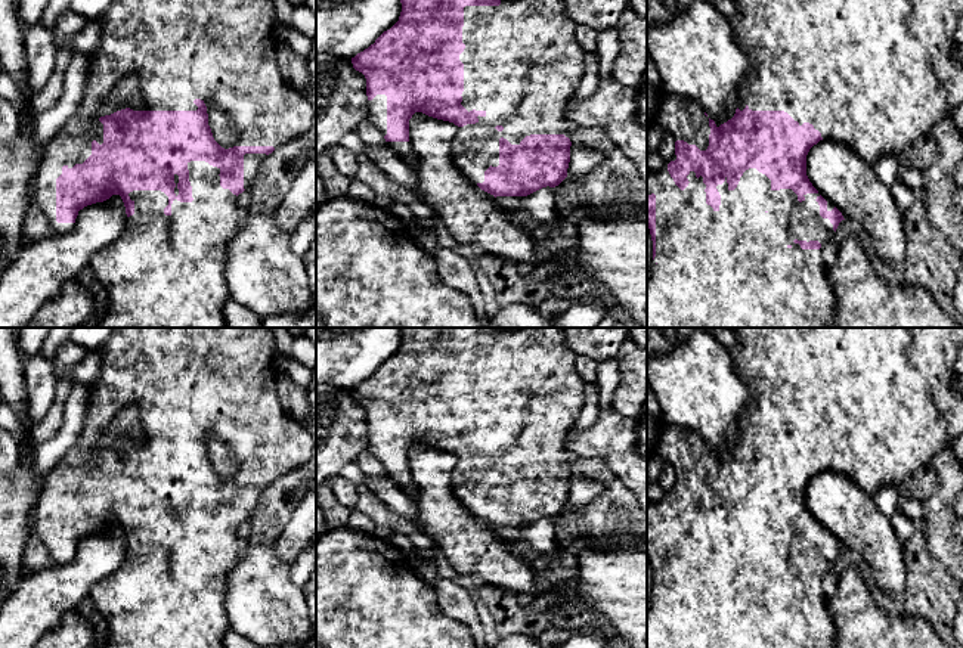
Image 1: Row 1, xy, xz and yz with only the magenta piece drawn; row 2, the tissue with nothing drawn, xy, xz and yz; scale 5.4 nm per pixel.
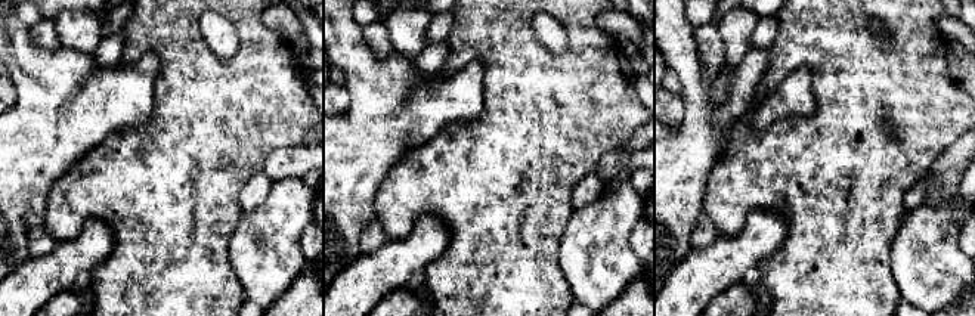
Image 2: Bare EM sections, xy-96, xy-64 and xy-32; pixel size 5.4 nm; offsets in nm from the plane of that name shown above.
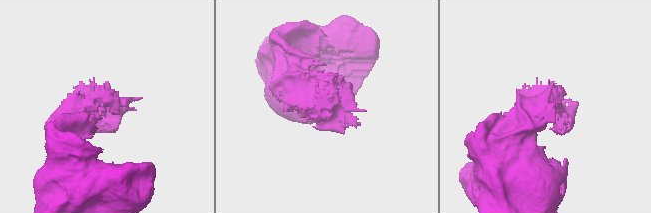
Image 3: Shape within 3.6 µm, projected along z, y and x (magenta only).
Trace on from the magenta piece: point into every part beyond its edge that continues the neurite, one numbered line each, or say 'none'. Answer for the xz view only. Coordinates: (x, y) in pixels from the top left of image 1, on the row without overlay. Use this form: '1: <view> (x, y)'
1: xz (522, 394)

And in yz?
1: yz (731, 594)

